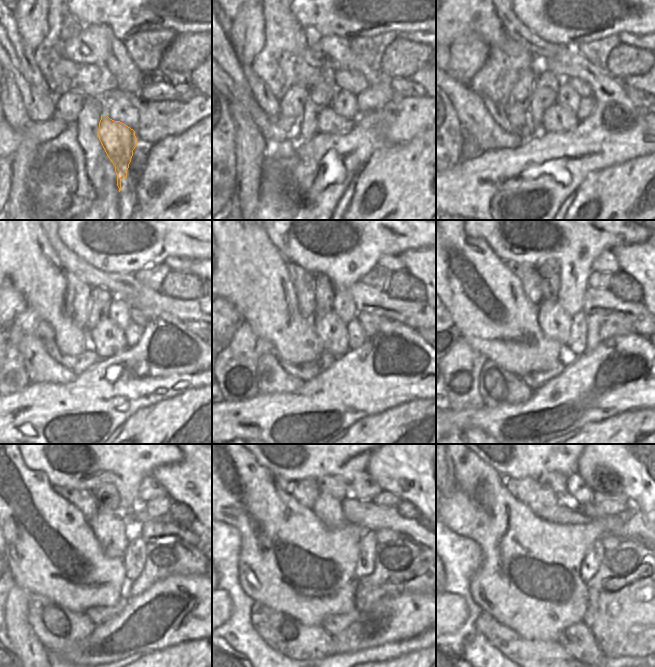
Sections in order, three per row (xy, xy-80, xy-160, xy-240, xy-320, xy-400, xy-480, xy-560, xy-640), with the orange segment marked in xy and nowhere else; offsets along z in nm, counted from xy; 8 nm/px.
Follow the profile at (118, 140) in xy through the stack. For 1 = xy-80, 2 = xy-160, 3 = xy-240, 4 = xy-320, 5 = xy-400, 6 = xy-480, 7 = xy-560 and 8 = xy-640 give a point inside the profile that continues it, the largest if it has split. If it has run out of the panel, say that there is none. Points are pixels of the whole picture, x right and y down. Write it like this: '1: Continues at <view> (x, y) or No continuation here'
1: Continues at xy-80 (329, 121)
2: Continues at xy-160 (556, 119)
3: Continues at xy-240 (106, 339)
4: Continues at xy-320 (332, 332)
5: Continues at xy-400 (555, 323)
6: Continues at xy-480 (112, 530)
7: Continues at xy-560 (328, 510)
8: Continues at xy-640 (541, 499)

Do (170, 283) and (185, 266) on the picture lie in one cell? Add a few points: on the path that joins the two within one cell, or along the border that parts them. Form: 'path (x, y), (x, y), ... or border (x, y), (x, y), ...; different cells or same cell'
border (171, 270), (181, 270), (190, 273); different cells

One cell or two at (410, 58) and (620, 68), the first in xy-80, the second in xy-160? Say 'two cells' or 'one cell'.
one cell

